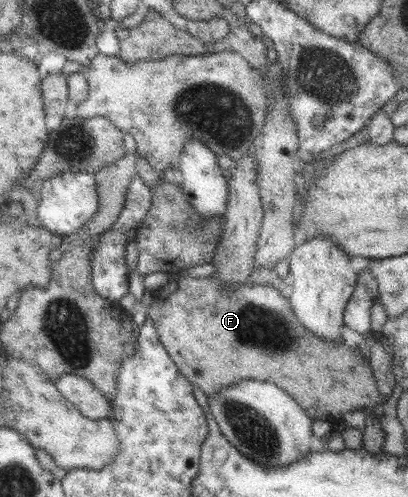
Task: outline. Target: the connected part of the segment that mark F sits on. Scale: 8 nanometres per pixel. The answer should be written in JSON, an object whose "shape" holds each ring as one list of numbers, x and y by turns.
{"shape":[[179,276,169,279,153,293,147,317,152,320,159,342,177,370,191,386,198,386,206,396,244,381,244,378,270,382,285,390,312,421,324,419,332,424,333,429,342,421,345,412,364,411,364,408,374,408,379,412,380,406,385,402,376,388,368,359,356,347,351,349,343,342,326,342,310,334,310,330,306,330,294,318,288,299,281,295,278,286,249,281,225,286,211,276]]}

